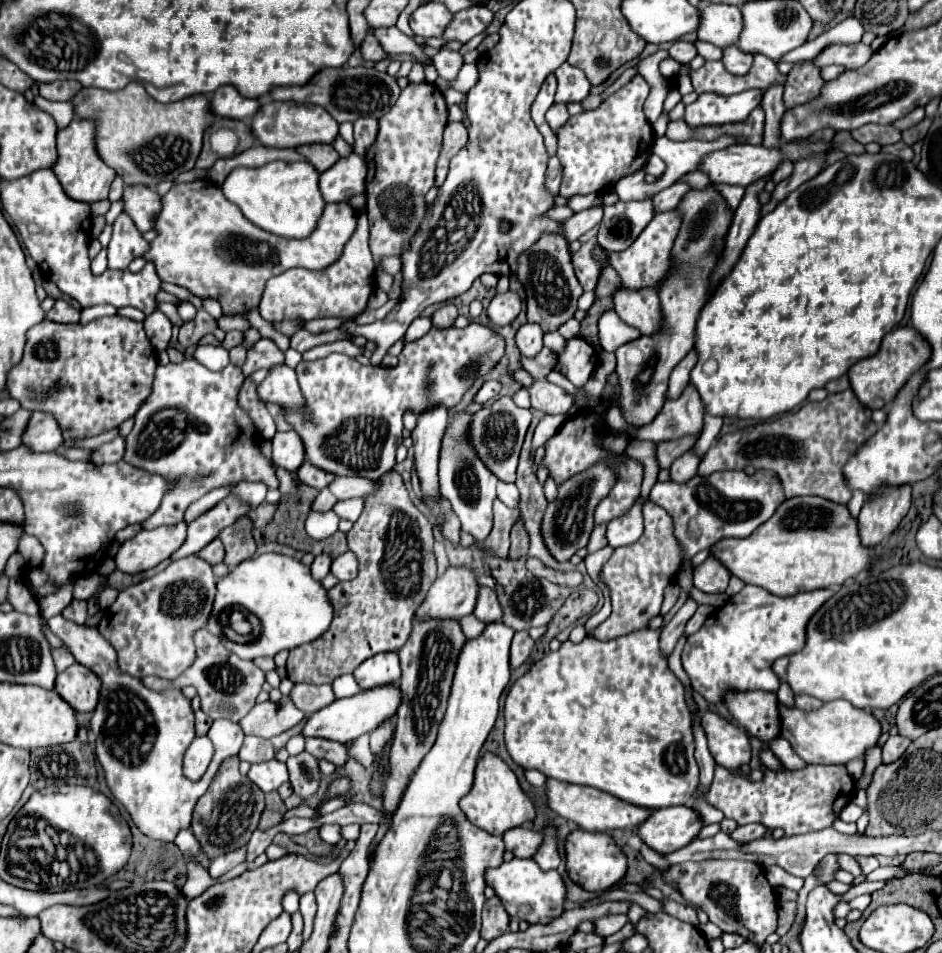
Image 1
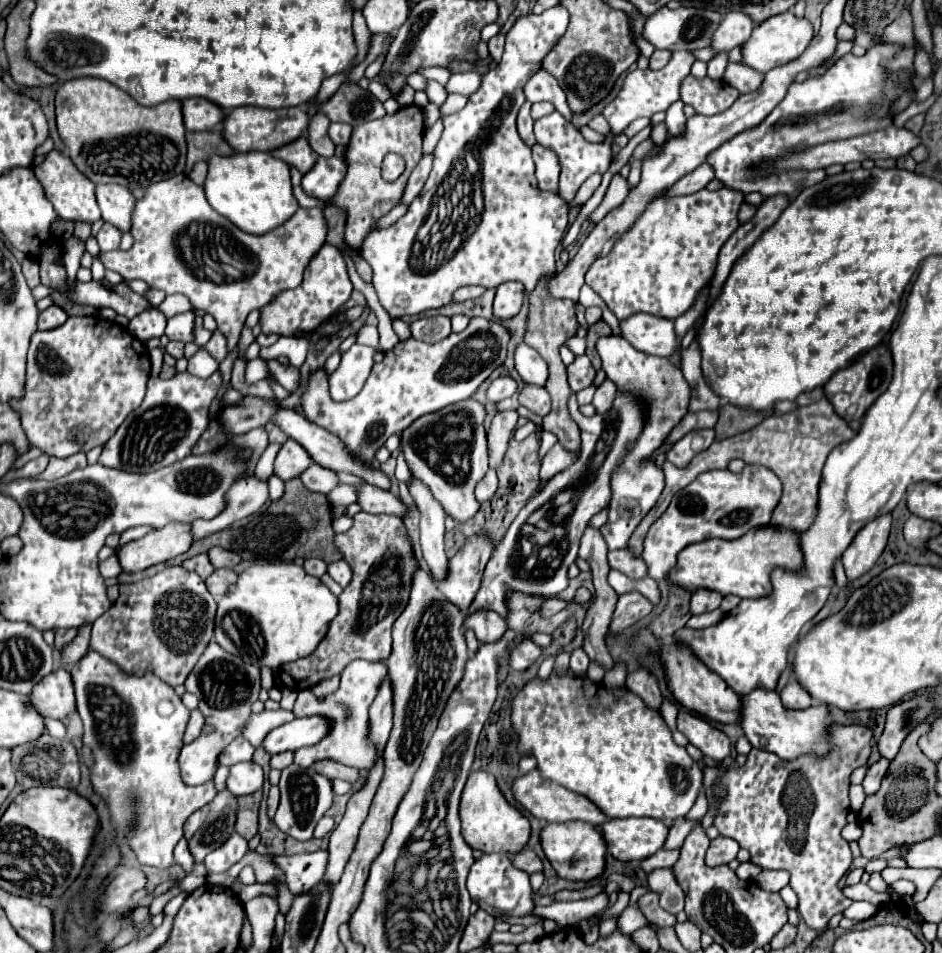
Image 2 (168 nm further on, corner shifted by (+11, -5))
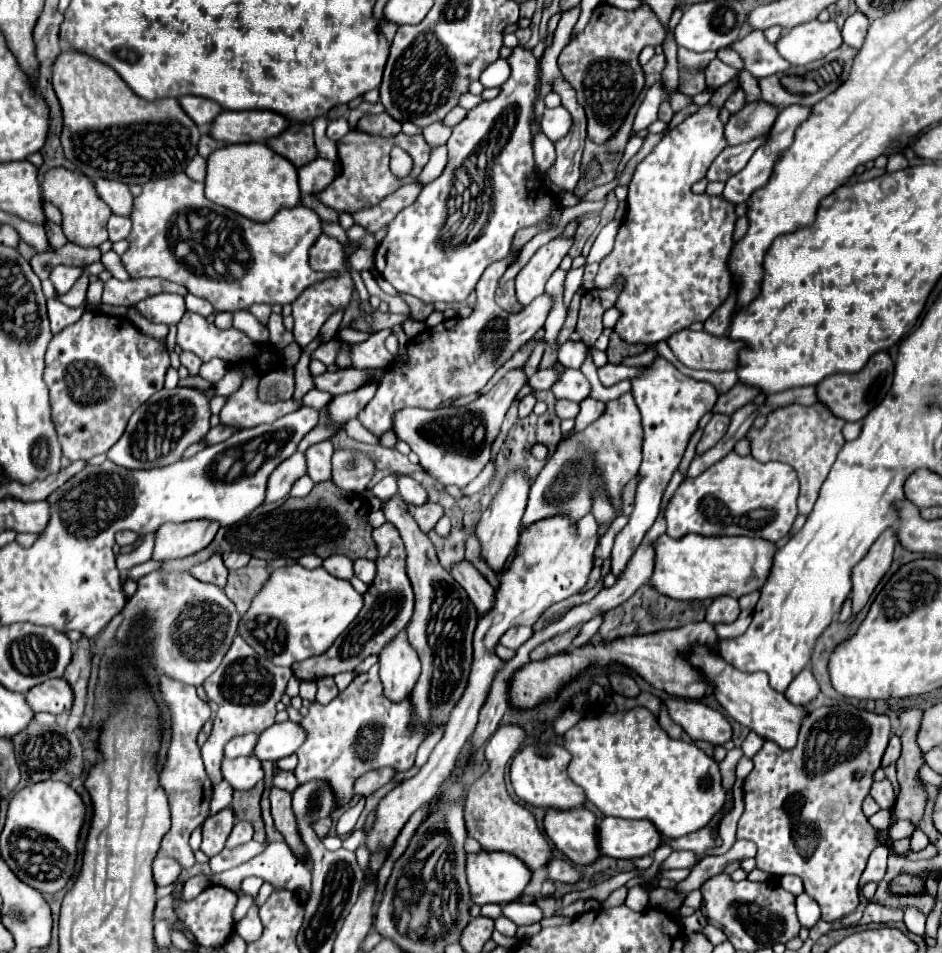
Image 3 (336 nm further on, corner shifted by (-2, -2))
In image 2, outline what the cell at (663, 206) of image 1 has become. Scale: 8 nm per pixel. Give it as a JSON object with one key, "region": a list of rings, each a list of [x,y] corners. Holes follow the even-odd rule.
{"region":[[[703,163],[699,165],[695,171],[691,171],[689,175],[685,175],[683,179],[679,179],[679,183],[671,185],[667,191],[665,191],[665,199],[671,199],[671,197],[677,197],[677,195],[691,195],[691,193],[697,193],[701,191],[711,179],[713,179],[713,169]]]}

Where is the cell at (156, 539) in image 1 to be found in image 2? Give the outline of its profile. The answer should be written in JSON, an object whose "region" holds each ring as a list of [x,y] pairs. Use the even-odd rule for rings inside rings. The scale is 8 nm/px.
{"region":[[[169,523],[163,529],[151,531],[145,537],[123,545],[117,551],[117,557],[125,573],[135,573],[185,553],[191,547],[191,543],[193,541],[189,525]]]}

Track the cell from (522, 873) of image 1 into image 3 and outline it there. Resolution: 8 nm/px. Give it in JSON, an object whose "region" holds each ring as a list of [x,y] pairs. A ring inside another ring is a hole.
{"region":[[[480,850],[476,854],[466,854],[466,880],[470,886],[470,896],[480,906],[516,902],[530,882],[530,876],[532,872],[524,866],[524,862],[508,852]]]}

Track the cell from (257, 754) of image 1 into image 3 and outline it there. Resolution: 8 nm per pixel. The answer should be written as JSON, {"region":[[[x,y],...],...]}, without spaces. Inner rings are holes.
{"region":[[[244,734],[244,736],[234,736],[232,740],[228,740],[226,748],[224,748],[224,756],[228,758],[236,758],[236,756],[250,756],[254,746],[256,746],[258,736],[256,734]]]}

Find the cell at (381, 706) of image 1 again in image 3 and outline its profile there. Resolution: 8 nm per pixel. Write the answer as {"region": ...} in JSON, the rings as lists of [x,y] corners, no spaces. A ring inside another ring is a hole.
{"region":[[[290,720],[282,722],[282,724],[272,724],[258,736],[254,756],[260,762],[264,762],[264,760],[276,762],[280,758],[294,754],[302,746],[304,736],[306,736],[304,728]]]}

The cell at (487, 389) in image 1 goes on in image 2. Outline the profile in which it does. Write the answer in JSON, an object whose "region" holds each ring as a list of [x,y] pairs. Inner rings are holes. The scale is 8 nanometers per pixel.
{"region":[[[497,377],[497,379],[491,379],[487,391],[485,391],[485,397],[493,403],[505,399],[505,397],[511,397],[513,393],[517,391],[517,383],[511,379],[511,377]]]}

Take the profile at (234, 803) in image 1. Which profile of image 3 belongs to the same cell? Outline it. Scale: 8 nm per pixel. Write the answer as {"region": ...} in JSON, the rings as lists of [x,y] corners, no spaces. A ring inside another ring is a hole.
{"region":[[[224,808],[222,812],[206,818],[206,822],[202,826],[204,840],[202,840],[202,846],[200,846],[206,856],[212,858],[224,848],[226,838],[230,836],[230,830],[232,830],[234,822],[236,822],[236,818],[234,818],[232,808]]]}

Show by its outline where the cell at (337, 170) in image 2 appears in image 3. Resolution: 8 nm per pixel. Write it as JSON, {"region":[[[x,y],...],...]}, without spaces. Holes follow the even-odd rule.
{"region":[[[316,158],[312,164],[304,164],[298,168],[298,184],[302,194],[316,194],[324,190],[334,180],[334,162]]]}

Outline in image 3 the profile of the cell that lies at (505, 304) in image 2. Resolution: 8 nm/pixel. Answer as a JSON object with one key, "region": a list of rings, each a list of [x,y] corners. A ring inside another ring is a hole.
{"region":[[[554,238],[552,242],[538,248],[528,266],[516,276],[516,296],[522,306],[544,294],[544,286],[552,272],[560,266],[568,250],[572,248],[574,238]]]}

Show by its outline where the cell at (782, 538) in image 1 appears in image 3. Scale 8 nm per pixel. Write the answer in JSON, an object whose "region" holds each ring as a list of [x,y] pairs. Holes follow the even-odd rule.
{"region":[[[688,534],[680,540],[660,536],[656,542],[656,568],[650,584],[656,592],[674,600],[706,600],[718,596],[740,598],[750,594],[768,578],[776,546],[768,540],[736,536],[736,538],[706,538]]]}

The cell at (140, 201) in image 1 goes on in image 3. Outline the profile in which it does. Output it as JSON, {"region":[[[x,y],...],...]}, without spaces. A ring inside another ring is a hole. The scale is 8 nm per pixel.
{"region":[[[94,180],[94,188],[98,192],[98,196],[110,206],[110,210],[114,214],[120,214],[120,216],[130,216],[130,210],[132,210],[132,194],[128,190],[126,184],[120,184],[118,180]]]}

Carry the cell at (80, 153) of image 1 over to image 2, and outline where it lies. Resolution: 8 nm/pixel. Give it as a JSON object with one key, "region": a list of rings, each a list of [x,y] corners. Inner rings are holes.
{"region":[[[53,149],[45,155],[37,155],[33,161],[33,171],[35,177],[43,183],[45,195],[47,199],[53,203],[57,215],[65,221],[89,221],[95,223],[101,213],[97,207],[97,199],[95,199],[95,185],[91,183],[91,179],[87,179],[77,167],[75,163],[71,163],[71,157],[63,155],[61,151]]]}

